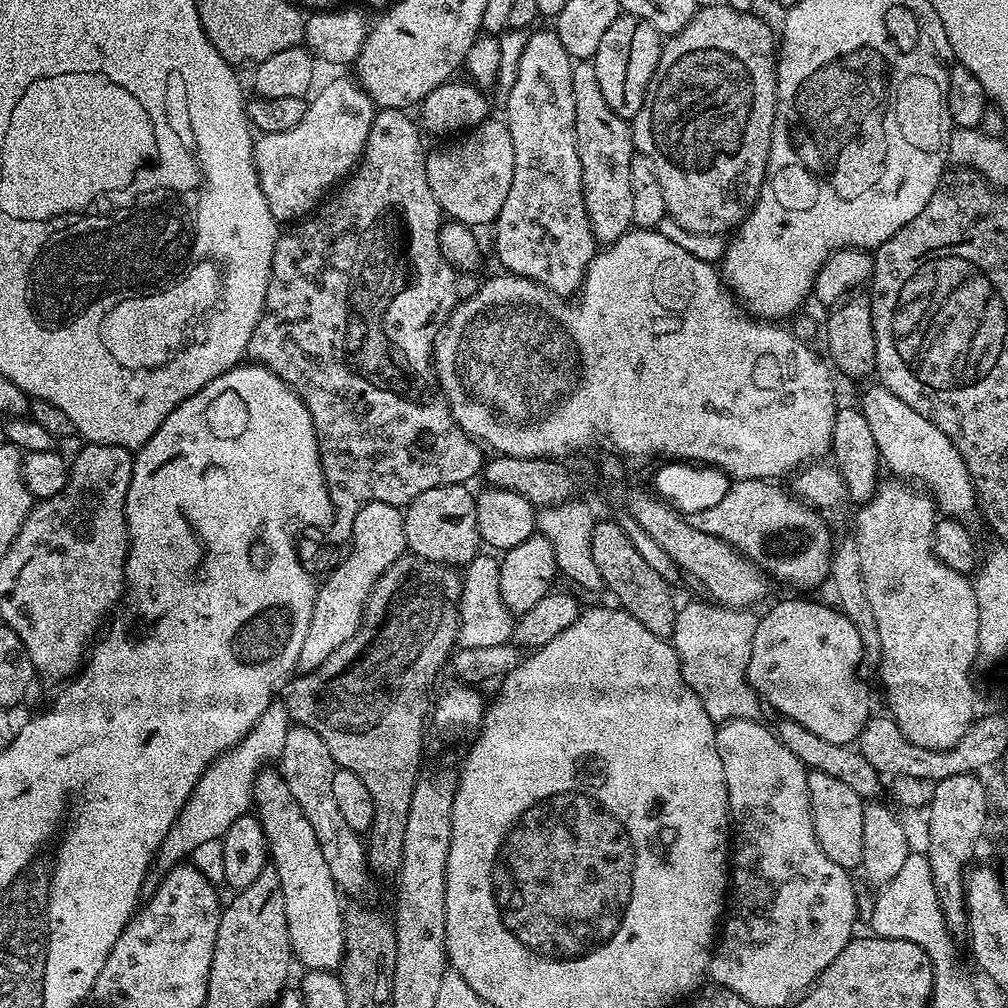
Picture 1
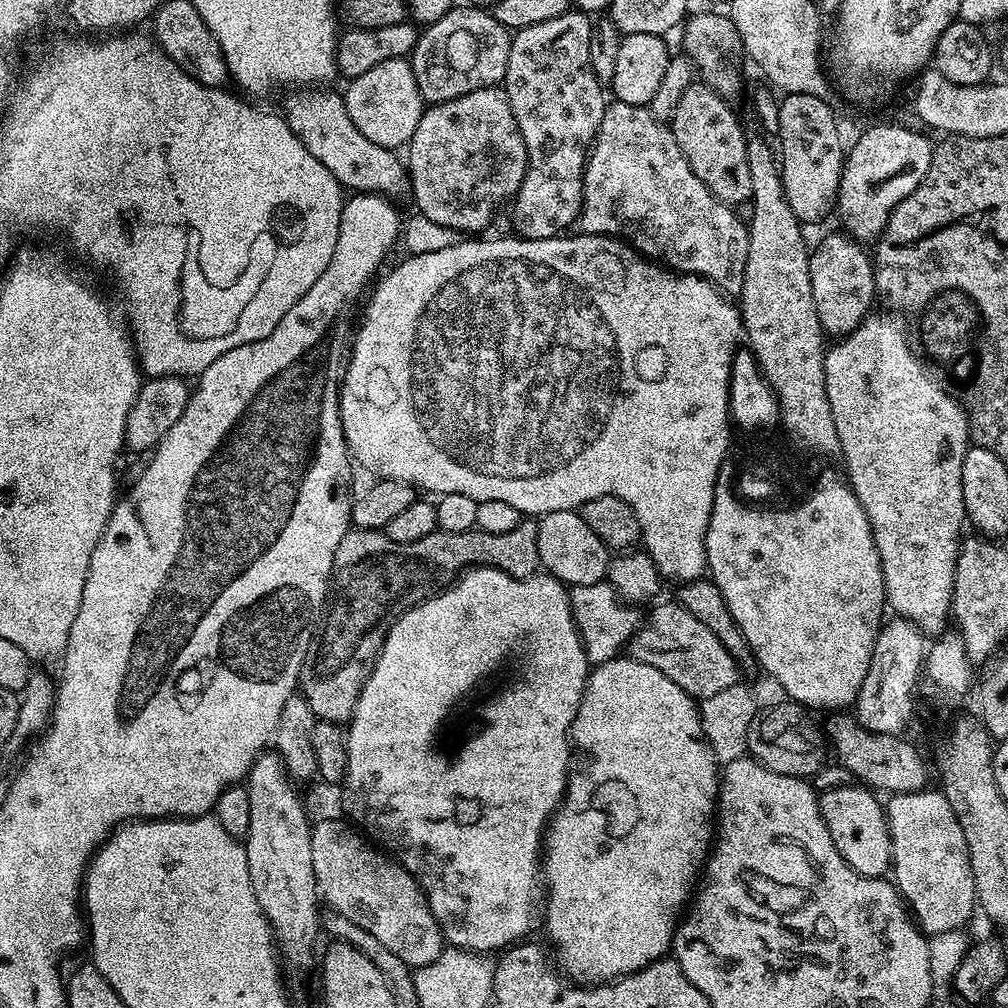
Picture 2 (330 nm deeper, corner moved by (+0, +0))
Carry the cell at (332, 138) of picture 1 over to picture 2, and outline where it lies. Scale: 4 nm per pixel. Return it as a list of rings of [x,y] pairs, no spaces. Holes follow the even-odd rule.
[[[407,59],[378,62],[374,70],[351,77],[349,84],[352,85],[343,89],[342,95],[350,118],[354,118],[354,126],[358,126],[370,142],[378,142],[378,146],[403,149],[412,139],[414,130],[418,130],[418,122],[426,107],[418,90],[418,82],[414,82],[411,63]]]

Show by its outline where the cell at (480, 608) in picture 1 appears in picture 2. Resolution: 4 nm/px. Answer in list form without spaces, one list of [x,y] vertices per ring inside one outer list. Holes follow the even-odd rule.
[[[607,582],[590,586],[573,584],[568,597],[572,603],[572,617],[576,623],[576,629],[580,631],[589,665],[605,664],[617,659],[627,649],[632,635],[640,629],[641,609],[621,600],[620,595]]]

